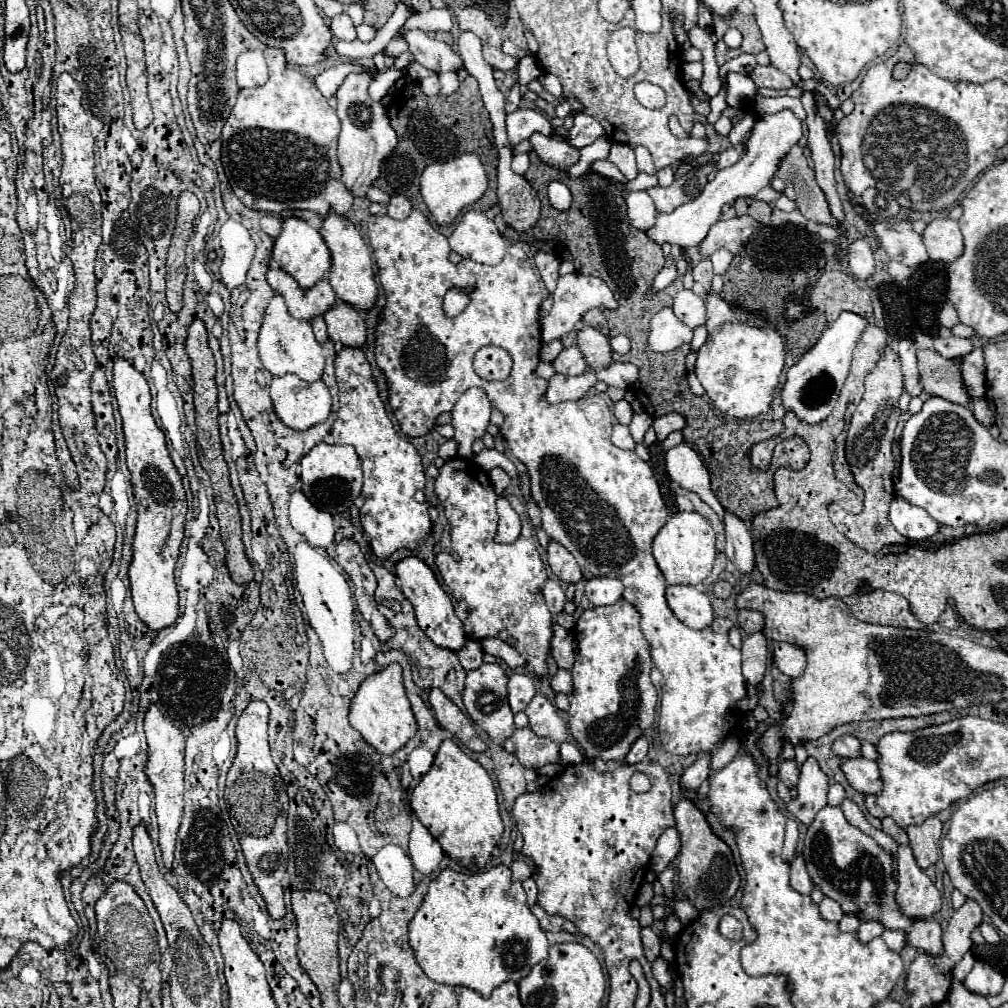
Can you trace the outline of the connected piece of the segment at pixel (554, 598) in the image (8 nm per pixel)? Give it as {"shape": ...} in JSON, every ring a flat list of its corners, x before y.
{"shape":[[548,579,546,585,544,585,544,589,542,589,542,595,544,595,544,601,546,601,546,605,548,605,548,609,550,609,552,615,562,613,566,599,564,599,564,591,562,591,562,587,560,587,558,581]]}

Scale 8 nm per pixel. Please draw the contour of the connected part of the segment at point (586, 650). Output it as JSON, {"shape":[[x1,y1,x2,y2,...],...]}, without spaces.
{"shape":[[624,599,608,607,586,609,574,627,576,633,576,663,572,667,572,683,574,691,568,695,568,727,574,735,576,743,582,747,588,761,600,757,604,761,624,761,630,745,654,723,654,709,658,701,658,691,650,683,652,659,648,653,648,643,640,631,640,615,638,611]]}

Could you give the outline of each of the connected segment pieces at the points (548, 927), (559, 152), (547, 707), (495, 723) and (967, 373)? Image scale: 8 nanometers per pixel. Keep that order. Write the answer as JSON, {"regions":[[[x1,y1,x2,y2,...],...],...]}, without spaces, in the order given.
{"regions":[[[534,905,532,907,532,913,534,917,538,919,538,923,542,925,544,931,568,931,568,933,578,933,576,925,564,917,558,917,558,915,548,915,540,905]],[[534,133,530,137,532,149,538,153,538,157,548,163,548,165,556,165,558,169,566,171,570,165,574,165,578,161,578,149,574,149,570,143,560,141,560,139,552,139,552,137,544,137,540,133]],[[536,693,524,711,530,719,532,731,538,737,548,737,558,745,566,741,566,737,568,737,566,723,558,715,558,709,542,693]],[[482,663,478,669,470,671,468,677,466,677,466,687,464,687,464,693,462,693,462,699,464,699,464,707,468,711,468,715,472,717,472,721,484,729,494,743,498,745,504,745,506,739,514,733,514,713,510,711,510,705,508,705,508,697,506,697,506,683,508,683,508,677,504,673,504,669,494,663,494,665,488,665,488,663]],[[974,349,972,353,968,353,962,363,962,379,966,385,966,393,970,393,972,399,982,399,986,393,986,367,984,367,984,357,982,357,982,349]]]}

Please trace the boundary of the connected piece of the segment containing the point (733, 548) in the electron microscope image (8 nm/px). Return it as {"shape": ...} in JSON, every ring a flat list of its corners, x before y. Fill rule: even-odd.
{"shape":[[726,511,724,533,726,533,726,549,724,549,726,557,740,573,750,573,754,567,754,549,748,523,734,517,734,513]]}

